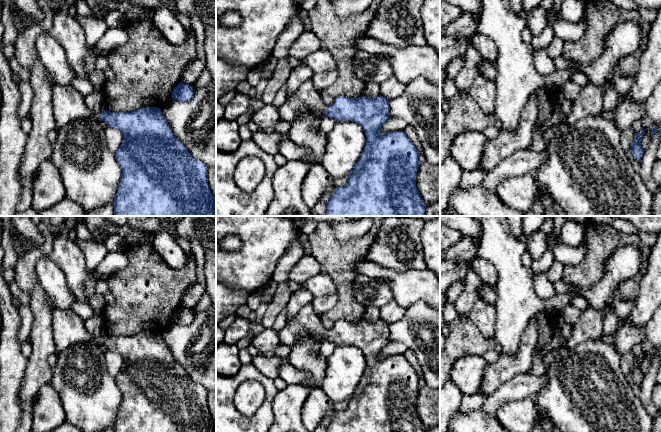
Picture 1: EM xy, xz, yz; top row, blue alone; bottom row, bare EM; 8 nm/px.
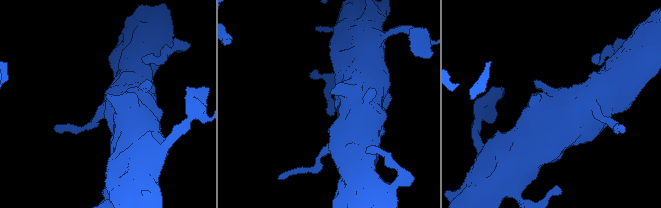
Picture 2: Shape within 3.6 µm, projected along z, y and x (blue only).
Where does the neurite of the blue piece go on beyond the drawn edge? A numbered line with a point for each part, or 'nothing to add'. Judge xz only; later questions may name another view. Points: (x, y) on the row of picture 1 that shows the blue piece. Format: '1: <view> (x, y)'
1: xz (308, 99)

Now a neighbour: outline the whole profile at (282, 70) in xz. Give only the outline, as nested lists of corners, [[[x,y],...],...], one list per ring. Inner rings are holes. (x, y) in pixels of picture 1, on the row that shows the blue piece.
[[[288,57],[278,59],[273,75],[267,80],[266,88],[261,100],[264,104],[272,104],[278,91],[286,83],[292,68],[289,65]]]

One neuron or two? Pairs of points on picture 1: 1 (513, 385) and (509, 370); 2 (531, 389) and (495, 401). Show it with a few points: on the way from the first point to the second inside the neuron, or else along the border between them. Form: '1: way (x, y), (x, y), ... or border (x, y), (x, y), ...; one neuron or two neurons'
1: border (528, 373), (515, 374), (492, 393); two neurons
2: way (522, 389), (513, 389), (504, 394); one neuron

